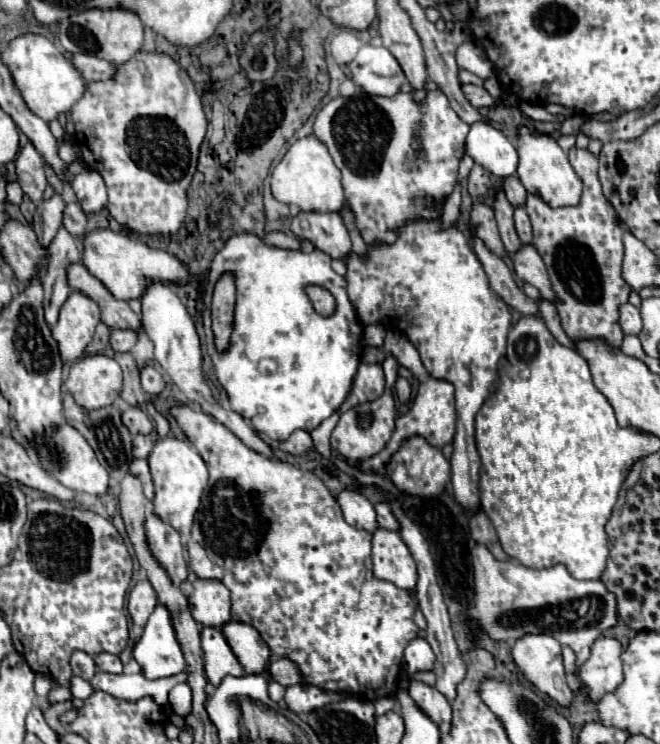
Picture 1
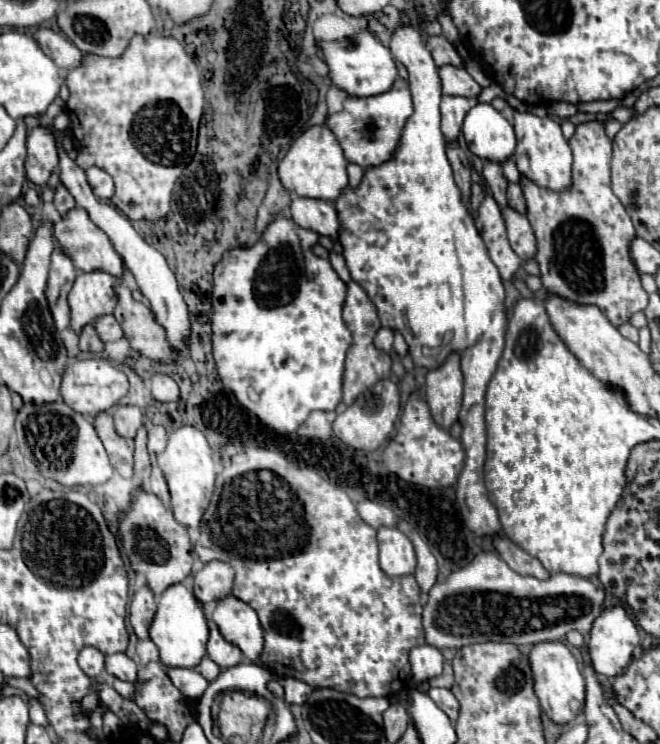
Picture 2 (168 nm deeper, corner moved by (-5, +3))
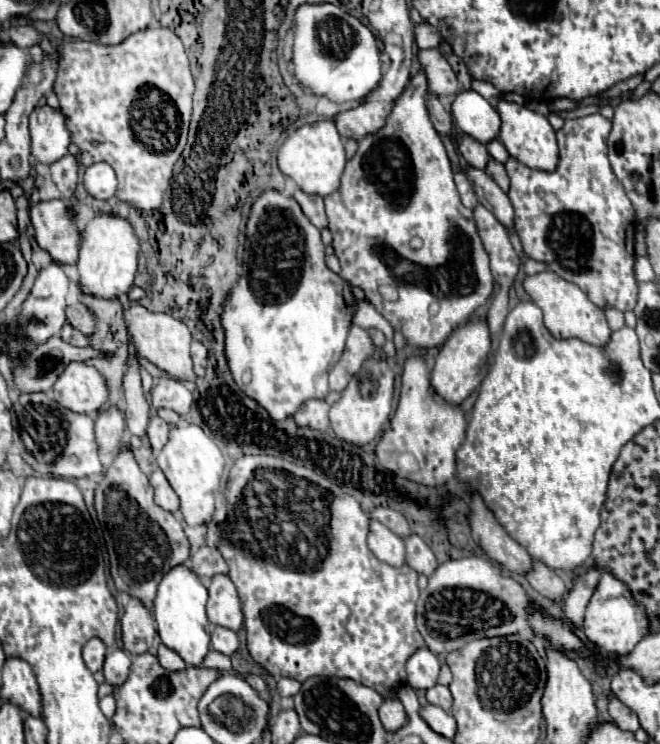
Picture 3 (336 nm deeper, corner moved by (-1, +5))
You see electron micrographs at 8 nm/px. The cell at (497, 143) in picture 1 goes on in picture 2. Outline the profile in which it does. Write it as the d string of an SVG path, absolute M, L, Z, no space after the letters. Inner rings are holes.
M478 103L468 111L462 133L468 149L482 161L504 163L516 153L514 127L490 103Z

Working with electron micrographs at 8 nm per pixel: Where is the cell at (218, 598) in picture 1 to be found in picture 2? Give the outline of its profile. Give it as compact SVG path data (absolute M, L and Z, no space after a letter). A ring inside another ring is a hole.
M210 561L194 575L194 597L208 605L230 595L234 571L224 561Z

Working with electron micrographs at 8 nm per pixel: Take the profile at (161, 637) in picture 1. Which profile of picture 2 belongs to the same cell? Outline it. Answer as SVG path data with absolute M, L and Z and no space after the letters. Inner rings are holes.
M172 585L166 589L158 599L158 609L154 621L150 625L150 639L160 651L160 663L168 669L174 667L196 667L200 659L206 655L206 641L208 641L208 625L204 617L202 603L184 587Z

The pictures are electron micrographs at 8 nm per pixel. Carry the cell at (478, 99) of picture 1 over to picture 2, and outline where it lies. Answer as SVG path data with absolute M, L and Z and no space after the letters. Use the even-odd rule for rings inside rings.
M440 67L442 93L444 95L460 95L460 97L478 97L482 87L474 81L474 77L460 67Z

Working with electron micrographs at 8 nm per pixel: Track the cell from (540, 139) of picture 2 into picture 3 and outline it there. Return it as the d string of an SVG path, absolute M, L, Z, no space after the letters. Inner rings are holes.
M504 99L496 103L496 109L502 119L498 139L502 141L506 151L520 163L526 163L528 167L542 169L542 171L554 171L554 167L558 165L558 145L556 145L556 133L550 127L548 119L522 105L518 107L518 103L504 101Z

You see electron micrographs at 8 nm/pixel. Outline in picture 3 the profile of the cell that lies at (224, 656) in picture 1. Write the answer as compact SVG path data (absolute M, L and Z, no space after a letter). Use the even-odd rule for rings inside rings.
M216 625L212 629L212 647L224 655L232 655L238 649L238 637L236 631L228 629L228 627L220 627Z

